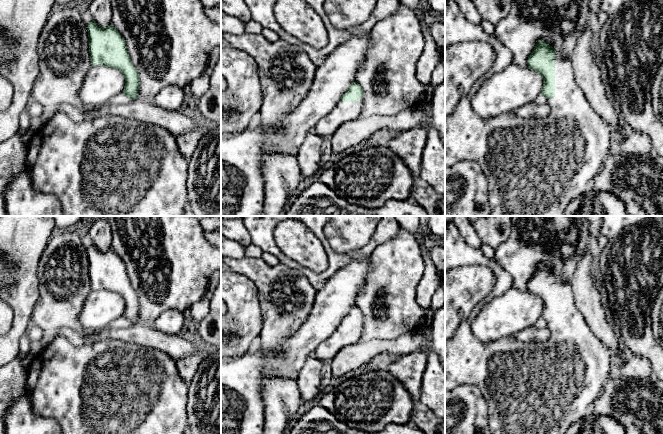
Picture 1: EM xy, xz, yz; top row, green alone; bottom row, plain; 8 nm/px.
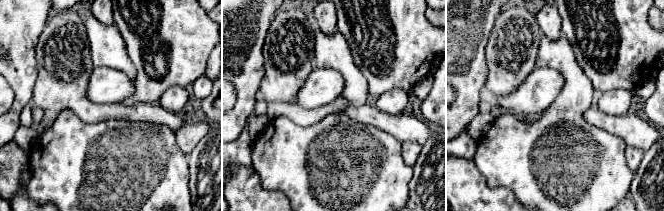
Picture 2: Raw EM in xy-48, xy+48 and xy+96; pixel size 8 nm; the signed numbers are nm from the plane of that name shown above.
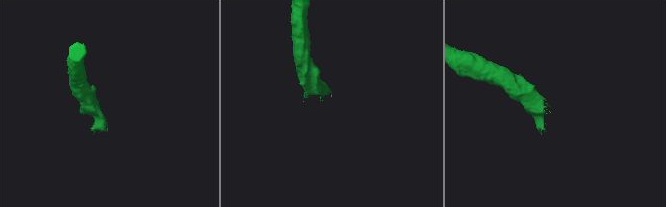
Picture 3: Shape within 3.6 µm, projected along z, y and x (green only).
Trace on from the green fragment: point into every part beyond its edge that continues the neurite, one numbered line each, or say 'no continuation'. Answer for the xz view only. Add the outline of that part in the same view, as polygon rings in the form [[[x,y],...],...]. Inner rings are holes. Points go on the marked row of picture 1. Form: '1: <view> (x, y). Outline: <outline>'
1: xz (343, 112). Outline: [[[363,96],[359,102],[338,102],[326,116],[316,122],[313,131],[320,136],[331,138],[332,134],[344,123],[361,117]]]

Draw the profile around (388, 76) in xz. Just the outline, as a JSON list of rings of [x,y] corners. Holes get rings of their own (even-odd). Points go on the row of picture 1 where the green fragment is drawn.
[[[400,3],[392,16],[376,23],[370,32],[364,63],[355,77],[364,92],[361,117],[395,116],[404,110],[417,110],[423,102],[417,64],[424,47],[419,21],[407,6]]]

